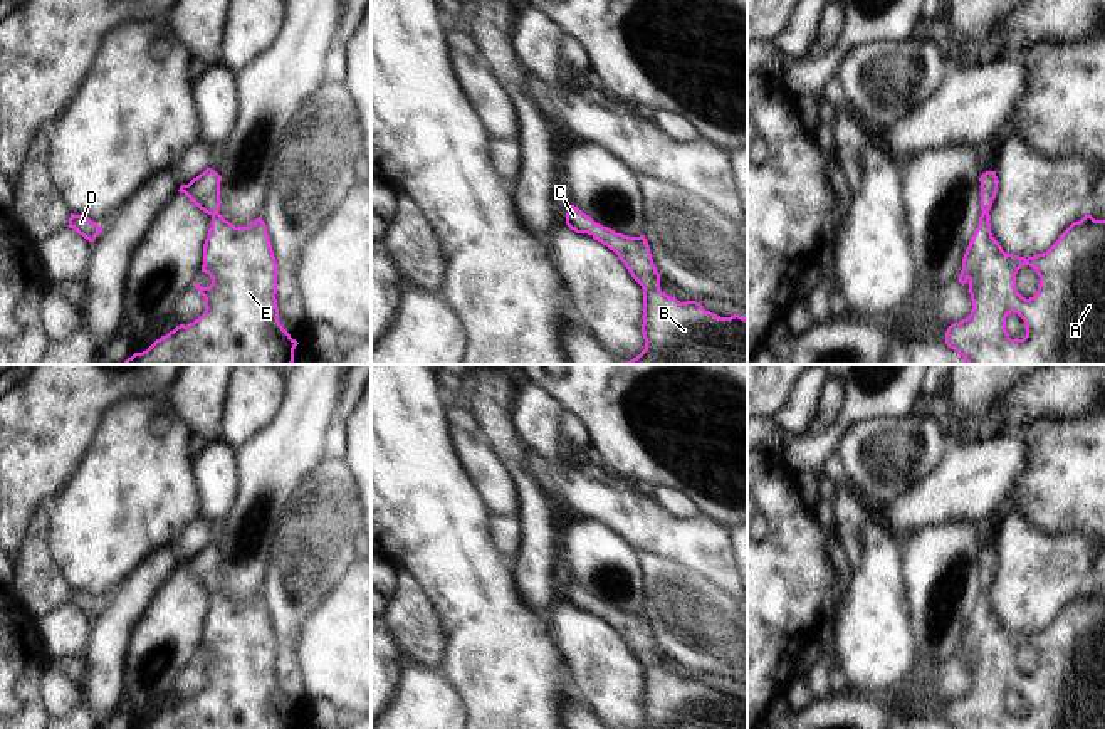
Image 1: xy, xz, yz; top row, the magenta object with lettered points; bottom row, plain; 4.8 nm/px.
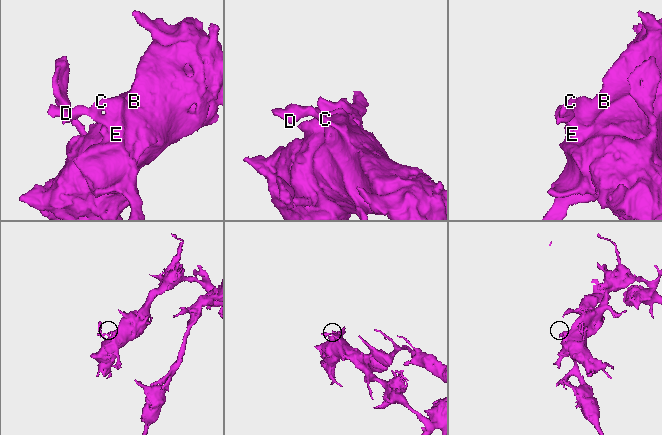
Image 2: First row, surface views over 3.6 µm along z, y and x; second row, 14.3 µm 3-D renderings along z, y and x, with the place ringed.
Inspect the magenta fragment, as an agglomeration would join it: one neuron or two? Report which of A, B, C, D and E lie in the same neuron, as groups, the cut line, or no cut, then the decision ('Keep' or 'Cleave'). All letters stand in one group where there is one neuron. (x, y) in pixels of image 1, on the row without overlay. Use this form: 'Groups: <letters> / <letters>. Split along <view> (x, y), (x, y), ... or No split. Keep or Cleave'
Groups: A B C D E. No split. Keep

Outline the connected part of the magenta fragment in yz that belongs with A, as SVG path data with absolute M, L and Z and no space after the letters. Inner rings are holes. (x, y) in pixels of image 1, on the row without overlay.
M986 548L981 558L981 593L979 601L966 625L959 658L969 660L972 677L971 690L954 699L945 707L945 721L956 729L1105 729L1105 596L1085 591L1073 598L1060 615L1043 630L1019 633L1006 630L991 608L992 576L998 569L996 548ZM1023 642L1029 642L1040 653L1038 667L1033 674L1023 674L1016 665L1016 650ZM1014 689L1026 702L1023 716L1011 716L1006 707L1006 694Z

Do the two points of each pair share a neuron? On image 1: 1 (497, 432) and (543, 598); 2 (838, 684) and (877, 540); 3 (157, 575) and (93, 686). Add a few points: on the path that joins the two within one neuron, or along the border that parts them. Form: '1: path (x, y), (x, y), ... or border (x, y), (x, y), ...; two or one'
1: path (521, 474), (533, 494), (536, 556); one
2: border (838, 667), (847, 677), (848, 686); two
3: path (130, 602), (109, 629), (104, 659); one

